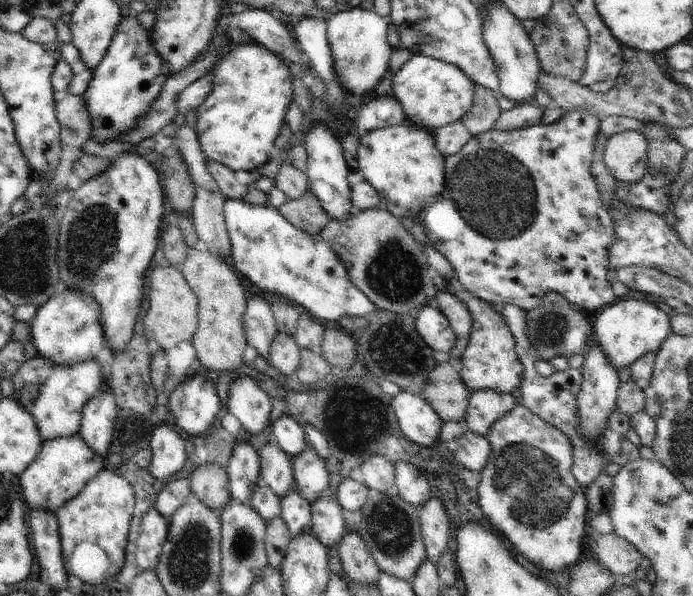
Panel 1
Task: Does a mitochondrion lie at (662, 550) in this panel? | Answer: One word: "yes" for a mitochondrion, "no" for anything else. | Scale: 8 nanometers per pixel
no

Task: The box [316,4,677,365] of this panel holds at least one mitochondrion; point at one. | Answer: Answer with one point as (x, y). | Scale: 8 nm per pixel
(492, 191)

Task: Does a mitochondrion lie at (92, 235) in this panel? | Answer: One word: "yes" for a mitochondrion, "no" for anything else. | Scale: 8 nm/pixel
yes

